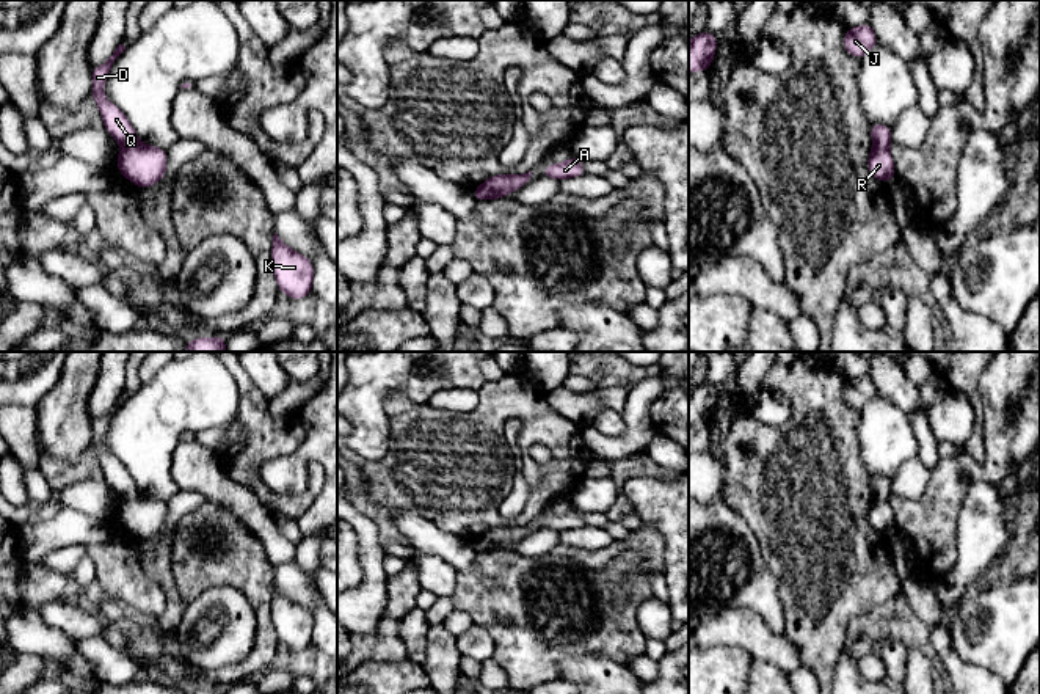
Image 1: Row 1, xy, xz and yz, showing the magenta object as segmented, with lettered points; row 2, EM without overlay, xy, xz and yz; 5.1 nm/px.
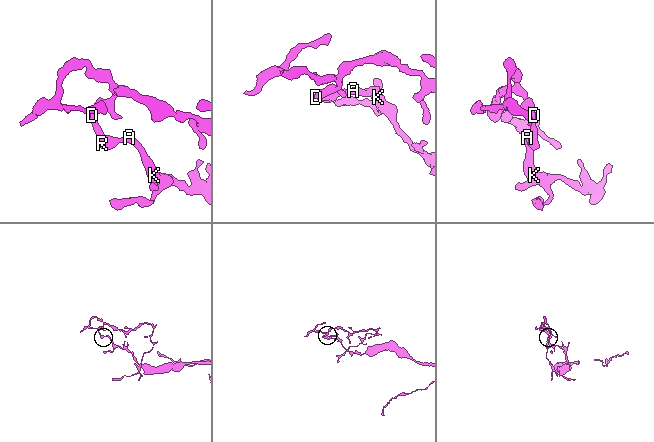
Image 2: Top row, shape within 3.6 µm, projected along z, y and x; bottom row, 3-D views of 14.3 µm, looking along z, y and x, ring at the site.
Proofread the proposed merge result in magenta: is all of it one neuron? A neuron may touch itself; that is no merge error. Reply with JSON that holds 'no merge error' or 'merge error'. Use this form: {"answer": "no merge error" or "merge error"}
{"answer": "merge error"}

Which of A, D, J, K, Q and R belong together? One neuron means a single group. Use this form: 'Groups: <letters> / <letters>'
Groups: A K R / D J Q

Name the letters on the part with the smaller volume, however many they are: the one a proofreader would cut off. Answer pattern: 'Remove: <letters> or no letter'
Remove: D, J, Q

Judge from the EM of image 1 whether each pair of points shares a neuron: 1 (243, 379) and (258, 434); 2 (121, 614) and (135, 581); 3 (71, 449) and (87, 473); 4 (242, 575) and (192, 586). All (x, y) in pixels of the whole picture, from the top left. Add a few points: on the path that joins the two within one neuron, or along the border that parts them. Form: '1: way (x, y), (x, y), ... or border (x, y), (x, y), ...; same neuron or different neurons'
1: way (248, 393), (254, 420); same neuron
2: border (110, 597), (115, 597), (132, 619); different neurons
3: border (90, 446), (72, 463), (54, 459), (43, 449); different neurons
4: way (229, 575), (204, 575); same neuron

